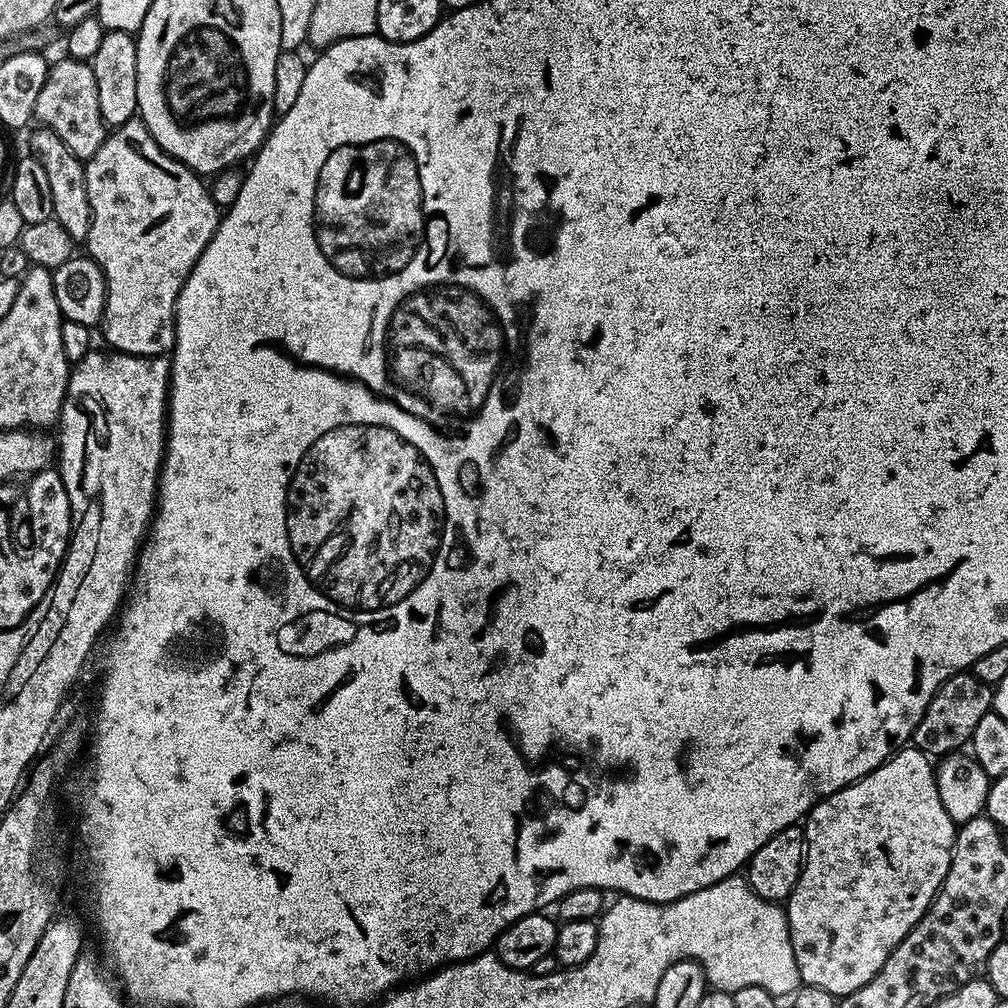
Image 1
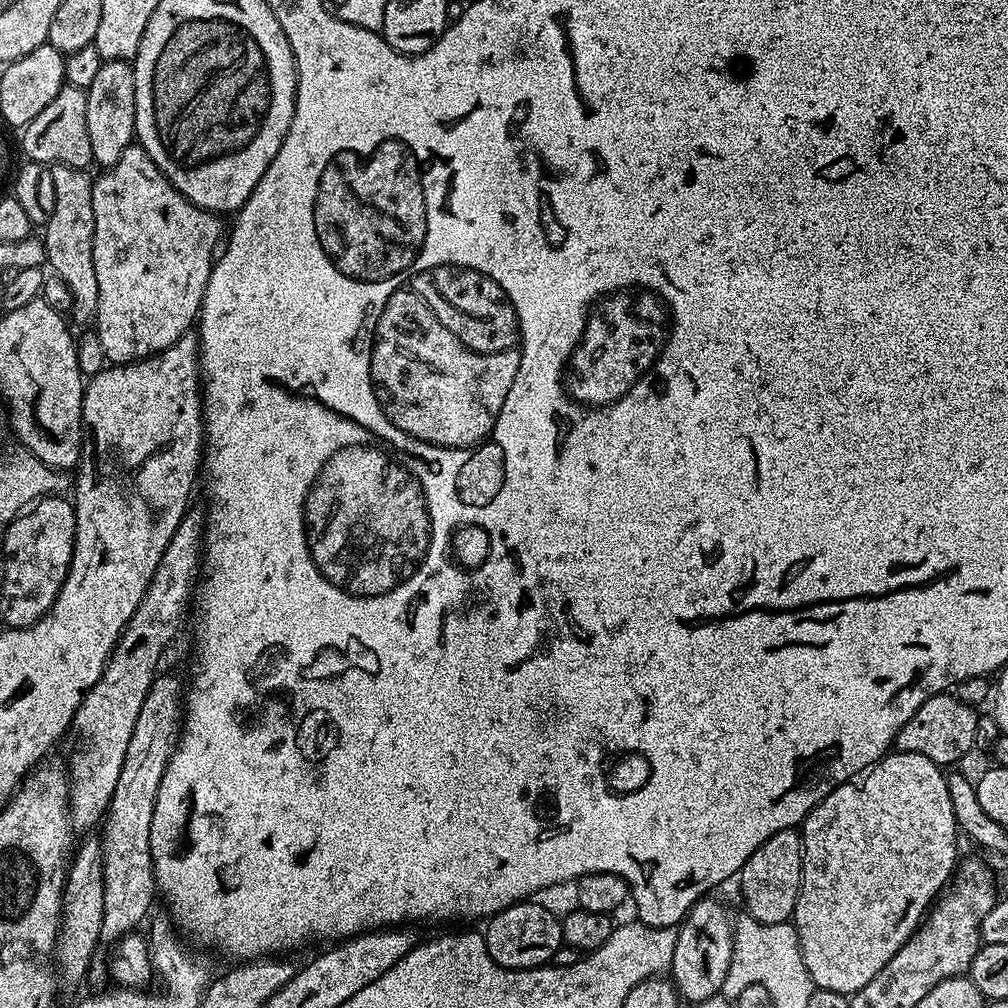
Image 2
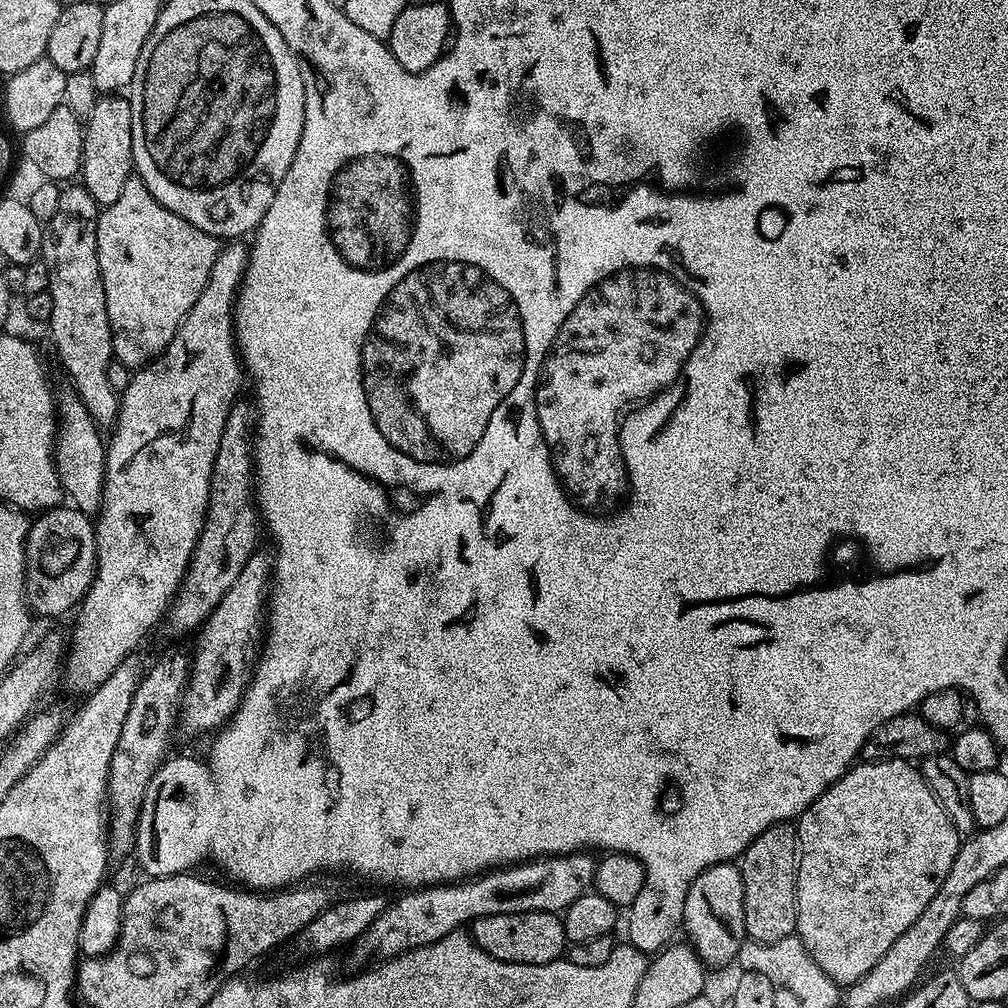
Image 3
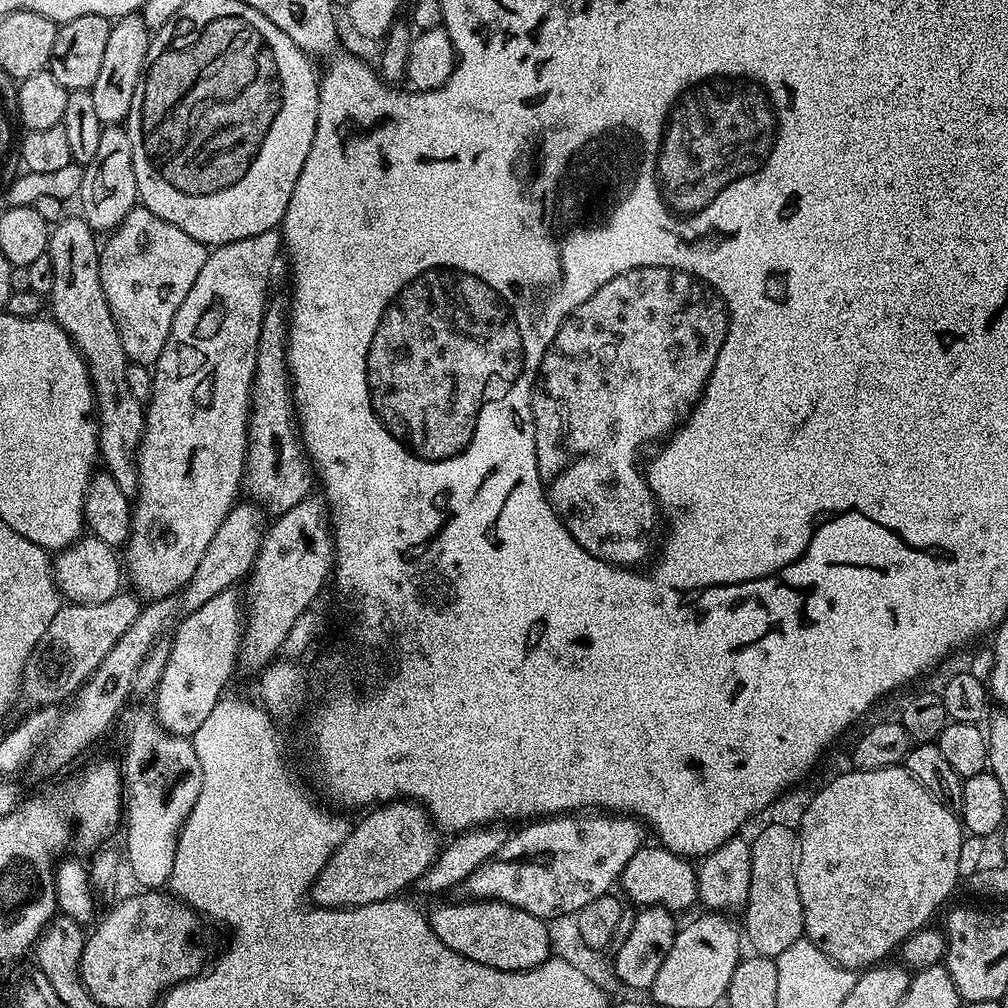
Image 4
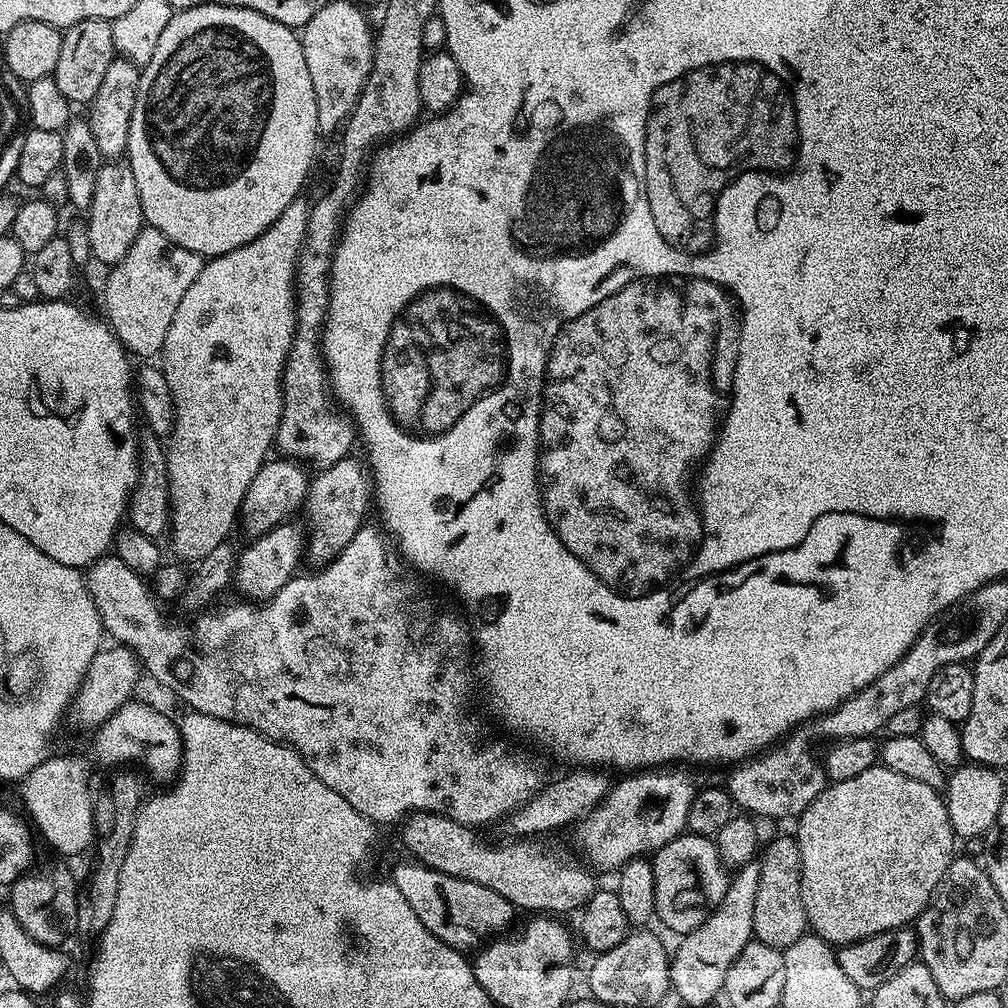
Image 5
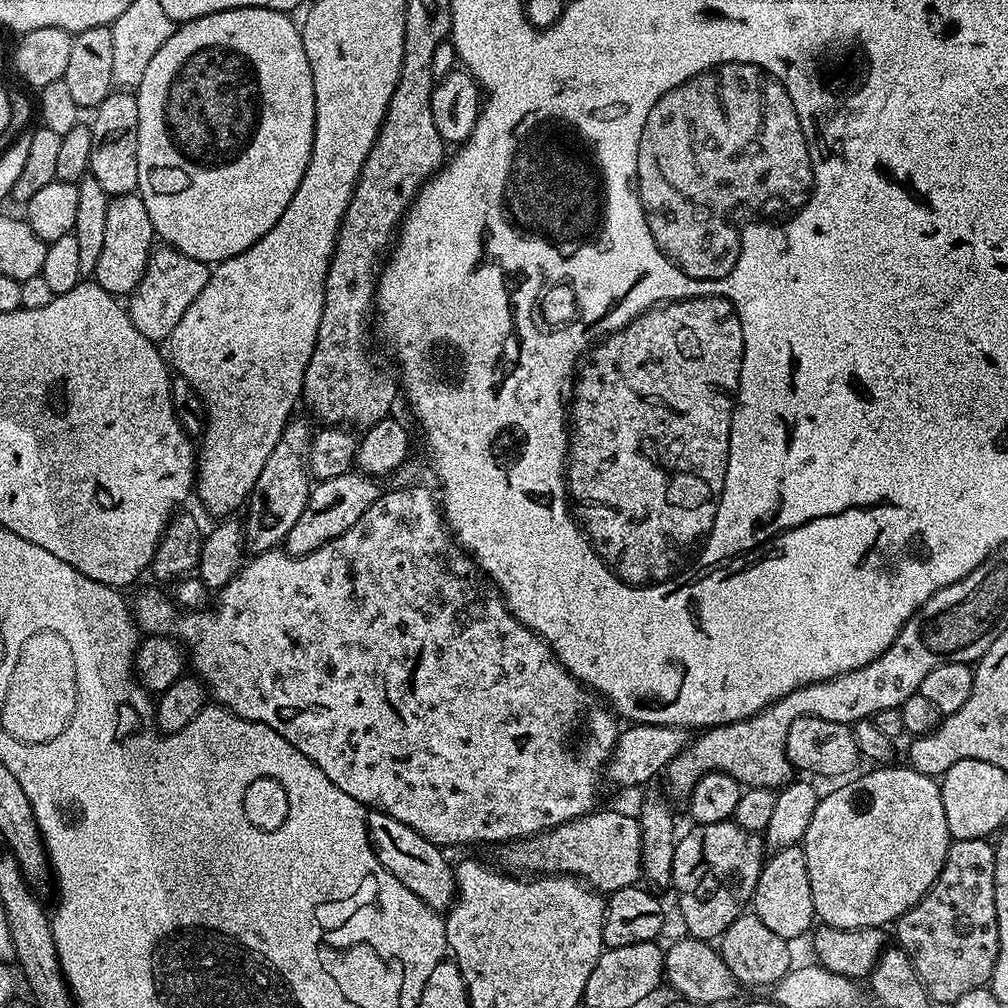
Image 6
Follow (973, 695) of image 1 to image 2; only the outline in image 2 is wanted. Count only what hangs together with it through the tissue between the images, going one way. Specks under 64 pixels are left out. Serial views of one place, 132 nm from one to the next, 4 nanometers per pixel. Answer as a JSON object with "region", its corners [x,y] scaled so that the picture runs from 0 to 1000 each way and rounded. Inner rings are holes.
{"region":[[[933,687],[929,690],[924,690],[919,696],[915,696],[907,712],[903,712],[903,716],[899,716],[895,724],[891,724],[887,739],[888,745],[915,748],[915,752],[923,752],[923,756],[934,760],[951,759],[948,757],[964,741],[969,741],[968,725],[971,715],[969,703],[958,700],[958,696],[954,696],[946,688]]]}

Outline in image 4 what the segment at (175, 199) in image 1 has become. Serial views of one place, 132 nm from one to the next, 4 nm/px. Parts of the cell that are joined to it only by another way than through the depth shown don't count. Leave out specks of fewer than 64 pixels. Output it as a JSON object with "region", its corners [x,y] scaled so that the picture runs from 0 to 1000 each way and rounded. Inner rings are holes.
{"region":[[[142,204],[131,206],[104,238],[99,246],[99,279],[117,335],[121,335],[121,347],[132,362],[154,362],[165,343],[169,323],[173,323],[177,304],[185,300],[188,284],[204,264],[207,247]]]}

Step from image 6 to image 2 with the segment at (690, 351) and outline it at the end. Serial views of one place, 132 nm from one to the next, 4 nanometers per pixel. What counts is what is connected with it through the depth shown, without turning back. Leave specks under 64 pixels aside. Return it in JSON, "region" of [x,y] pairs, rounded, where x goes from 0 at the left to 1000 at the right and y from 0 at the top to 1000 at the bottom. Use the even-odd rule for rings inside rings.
{"region":[[[616,288],[592,297],[584,309],[573,343],[562,362],[562,388],[580,403],[602,403],[616,397],[650,361],[661,336],[665,311],[648,290]]]}

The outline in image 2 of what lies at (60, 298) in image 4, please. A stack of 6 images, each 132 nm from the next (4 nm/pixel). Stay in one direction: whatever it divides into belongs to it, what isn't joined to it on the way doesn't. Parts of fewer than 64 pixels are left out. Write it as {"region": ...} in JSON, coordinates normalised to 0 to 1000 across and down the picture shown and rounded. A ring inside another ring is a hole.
{"region":[[[51,164],[54,177],[54,212],[43,227],[44,253],[51,269],[68,286],[71,293],[69,313],[83,321],[94,318],[97,304],[97,276],[93,273],[93,196],[92,176],[82,167]]]}

